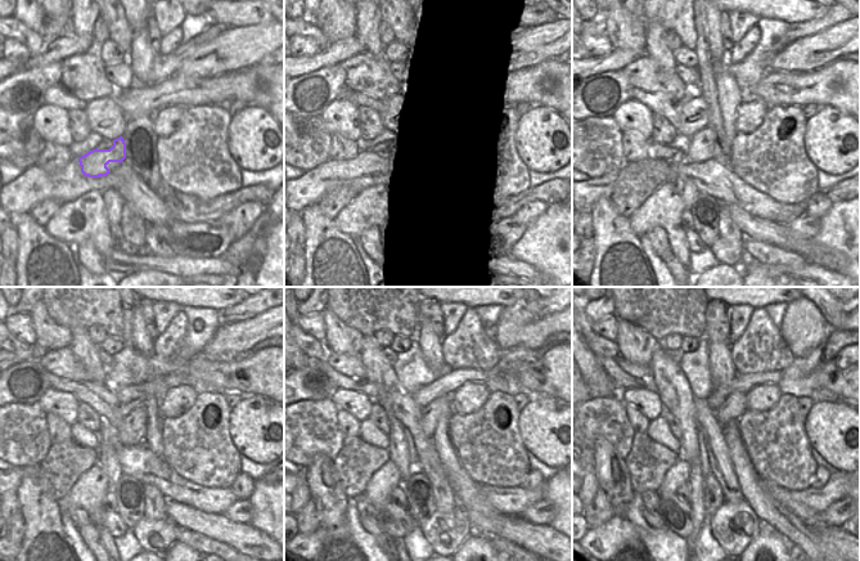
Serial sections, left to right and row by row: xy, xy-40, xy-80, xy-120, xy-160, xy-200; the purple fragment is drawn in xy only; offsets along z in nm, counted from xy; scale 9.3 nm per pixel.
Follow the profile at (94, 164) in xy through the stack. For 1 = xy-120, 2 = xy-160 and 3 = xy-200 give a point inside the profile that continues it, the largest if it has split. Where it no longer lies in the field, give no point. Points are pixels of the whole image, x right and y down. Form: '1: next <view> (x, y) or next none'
1: next xy-120 (131, 430)
2: next xy-160 (437, 408)
3: next xy-200 (734, 405)

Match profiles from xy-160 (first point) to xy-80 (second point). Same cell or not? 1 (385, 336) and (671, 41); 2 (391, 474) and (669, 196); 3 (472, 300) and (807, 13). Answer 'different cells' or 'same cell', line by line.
1: same cell
2: same cell
3: same cell

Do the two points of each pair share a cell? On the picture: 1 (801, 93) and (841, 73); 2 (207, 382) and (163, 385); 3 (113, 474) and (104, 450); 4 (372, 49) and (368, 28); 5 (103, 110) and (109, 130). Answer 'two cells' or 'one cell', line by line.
1: one cell
2: two cells
3: one cell
4: one cell
5: one cell

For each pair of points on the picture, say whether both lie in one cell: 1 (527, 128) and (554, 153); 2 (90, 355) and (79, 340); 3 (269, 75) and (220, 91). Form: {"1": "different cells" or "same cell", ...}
{"1": "same cell", "2": "same cell", "3": "same cell"}

